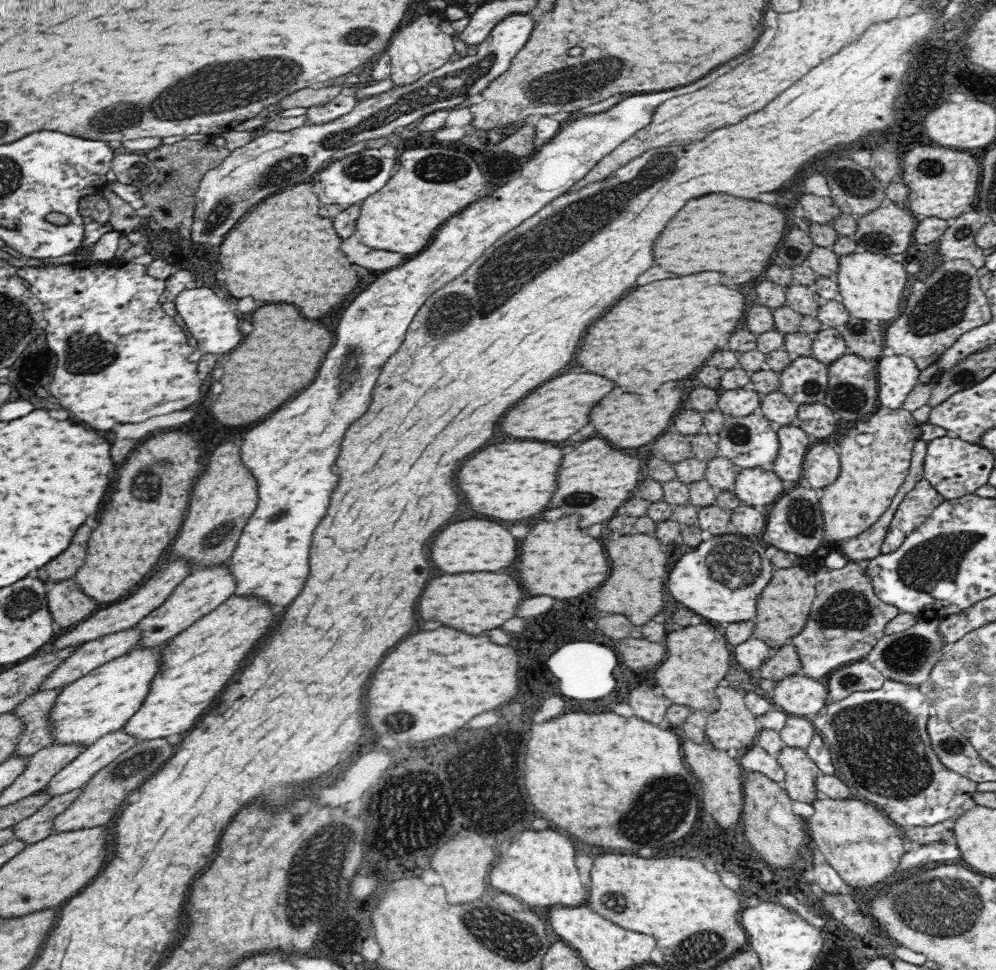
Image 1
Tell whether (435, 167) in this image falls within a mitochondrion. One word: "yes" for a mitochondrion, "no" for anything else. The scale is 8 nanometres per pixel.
yes

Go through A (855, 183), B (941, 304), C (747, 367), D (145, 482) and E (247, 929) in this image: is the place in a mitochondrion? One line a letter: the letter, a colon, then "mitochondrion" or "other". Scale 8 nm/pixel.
A: mitochondrion
B: mitochondrion
C: other
D: mitochondrion
E: other

